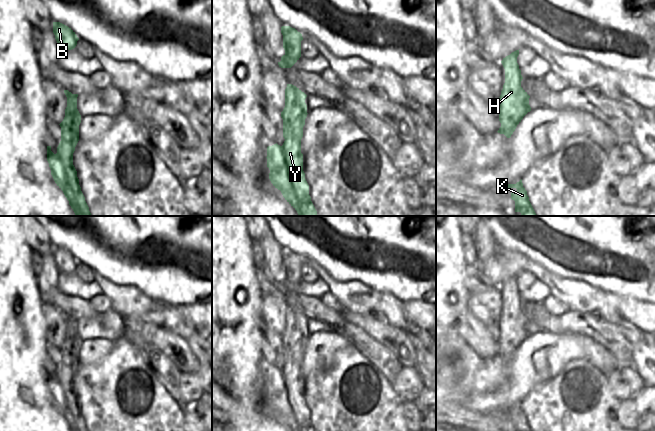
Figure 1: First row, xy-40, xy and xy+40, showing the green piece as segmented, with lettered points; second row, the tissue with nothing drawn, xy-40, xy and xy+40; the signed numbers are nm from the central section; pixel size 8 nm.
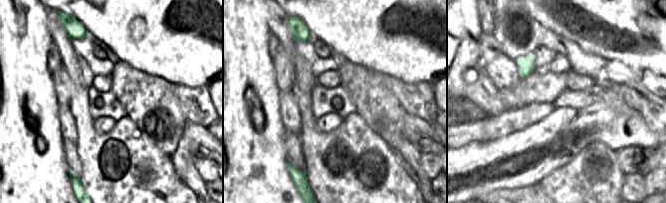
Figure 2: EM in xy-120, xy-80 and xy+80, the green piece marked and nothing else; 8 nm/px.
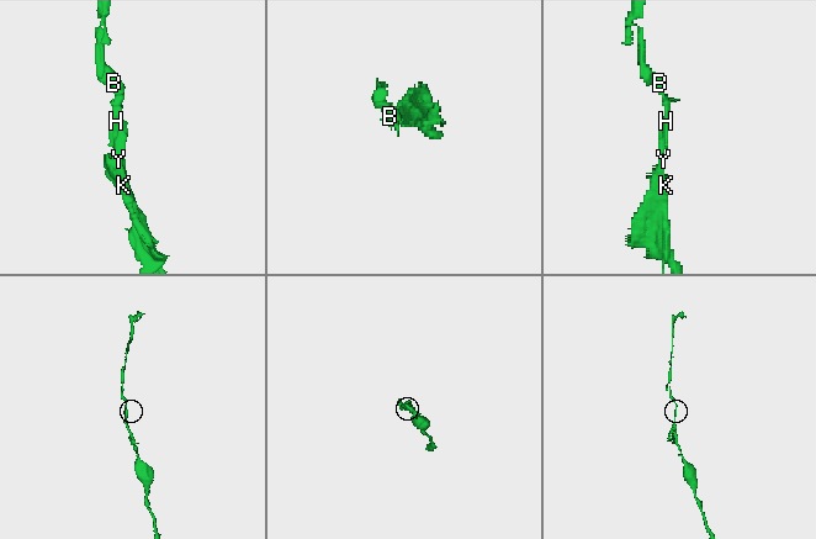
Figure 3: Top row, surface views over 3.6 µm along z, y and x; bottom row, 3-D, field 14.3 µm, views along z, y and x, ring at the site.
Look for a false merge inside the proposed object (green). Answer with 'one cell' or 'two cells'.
one cell

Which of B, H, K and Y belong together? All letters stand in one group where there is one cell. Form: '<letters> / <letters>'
B H K Y

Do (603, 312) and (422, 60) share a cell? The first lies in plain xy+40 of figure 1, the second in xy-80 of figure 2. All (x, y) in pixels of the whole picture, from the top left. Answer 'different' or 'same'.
different

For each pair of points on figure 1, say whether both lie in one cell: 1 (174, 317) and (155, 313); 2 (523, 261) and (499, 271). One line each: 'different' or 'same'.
1: same
2: same

